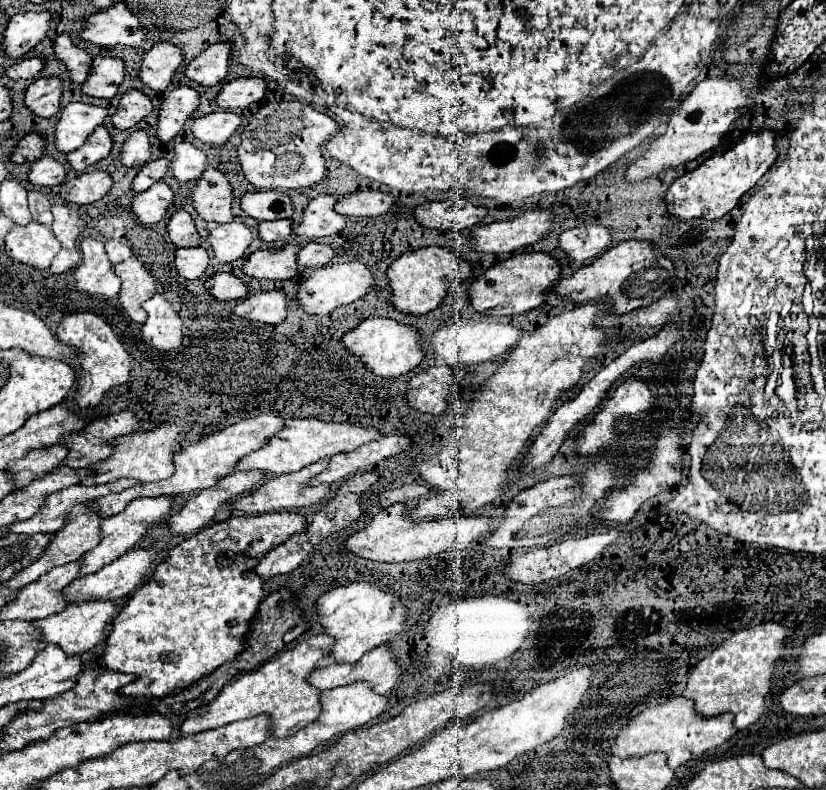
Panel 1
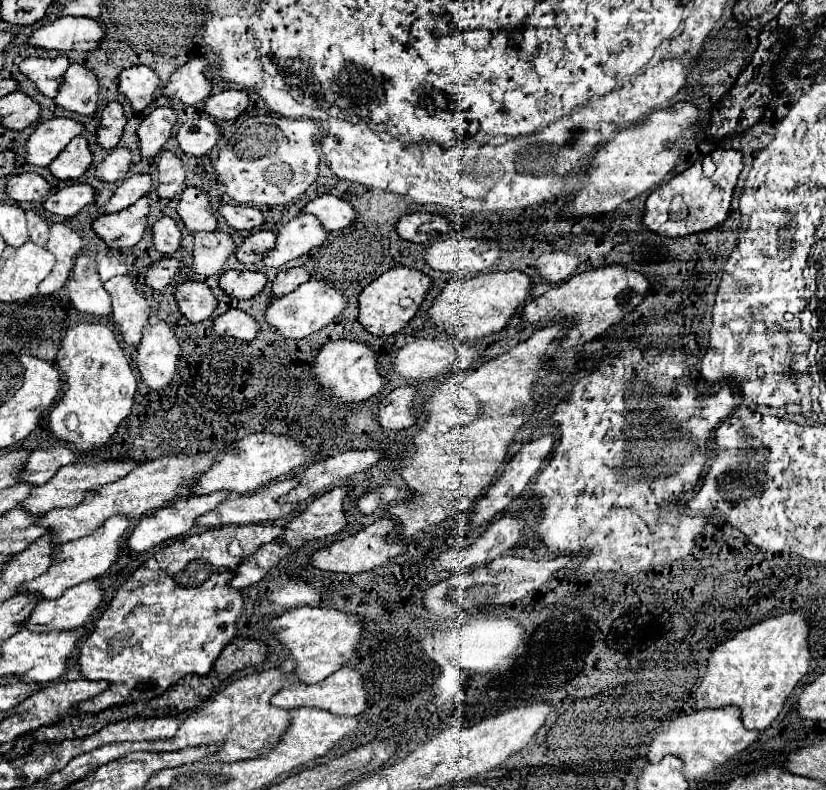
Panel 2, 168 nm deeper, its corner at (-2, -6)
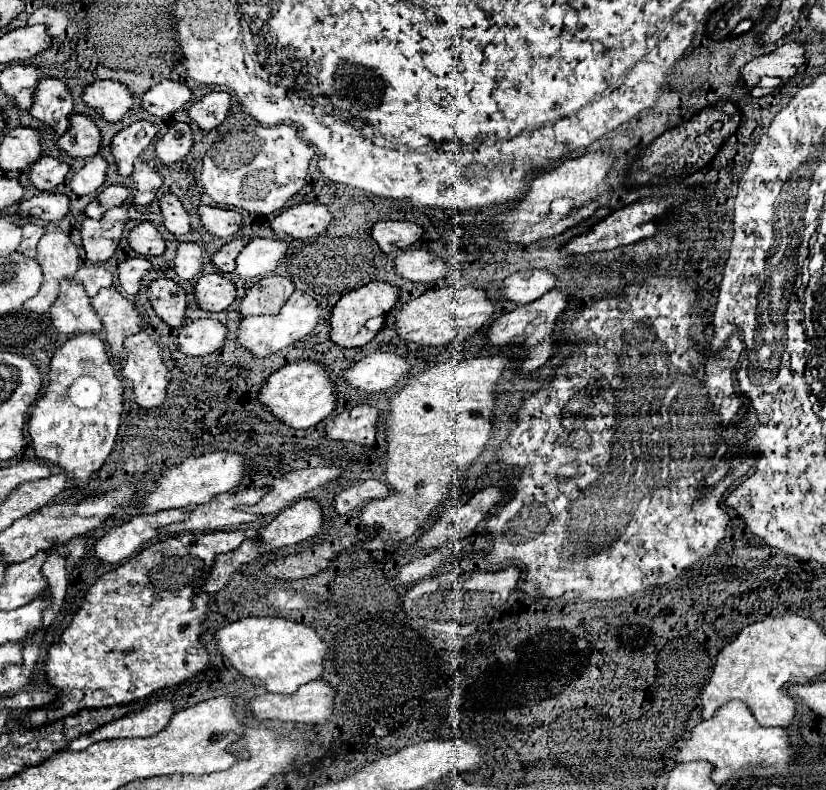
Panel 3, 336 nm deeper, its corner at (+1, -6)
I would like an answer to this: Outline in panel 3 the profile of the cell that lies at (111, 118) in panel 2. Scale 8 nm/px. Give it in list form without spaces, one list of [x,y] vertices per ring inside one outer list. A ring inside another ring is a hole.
[[[73,114],[67,132],[57,140],[57,148],[71,158],[91,158],[99,152],[101,134],[95,122],[83,114]]]

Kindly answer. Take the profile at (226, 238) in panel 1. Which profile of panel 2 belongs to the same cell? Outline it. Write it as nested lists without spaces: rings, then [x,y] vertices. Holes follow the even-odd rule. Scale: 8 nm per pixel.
[[[196,232],[194,234],[194,272],[208,278],[220,276],[226,260],[236,252],[234,238],[228,232]]]

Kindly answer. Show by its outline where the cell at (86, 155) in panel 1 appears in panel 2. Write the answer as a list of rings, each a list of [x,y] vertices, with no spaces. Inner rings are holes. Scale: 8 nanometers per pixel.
[[[76,136],[48,168],[60,180],[76,180],[92,166],[94,154],[84,136]]]

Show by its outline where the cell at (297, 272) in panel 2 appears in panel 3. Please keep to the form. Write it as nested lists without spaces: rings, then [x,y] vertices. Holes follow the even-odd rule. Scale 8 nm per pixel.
[[[265,276],[255,286],[251,286],[245,298],[239,304],[239,312],[243,318],[275,314],[295,292],[295,286],[289,278],[283,276]]]

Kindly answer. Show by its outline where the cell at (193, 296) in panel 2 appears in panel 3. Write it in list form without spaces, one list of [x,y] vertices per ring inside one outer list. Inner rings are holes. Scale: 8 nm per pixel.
[[[157,278],[147,286],[149,302],[155,314],[171,328],[179,328],[187,312],[187,292],[173,280]]]

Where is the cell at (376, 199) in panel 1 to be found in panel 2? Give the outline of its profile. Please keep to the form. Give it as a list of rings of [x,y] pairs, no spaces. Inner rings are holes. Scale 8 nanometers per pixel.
[[[332,194],[318,196],[316,200],[308,202],[302,212],[314,214],[328,232],[342,230],[342,228],[348,228],[358,222],[356,208],[350,202],[346,202],[338,196],[332,196]]]

